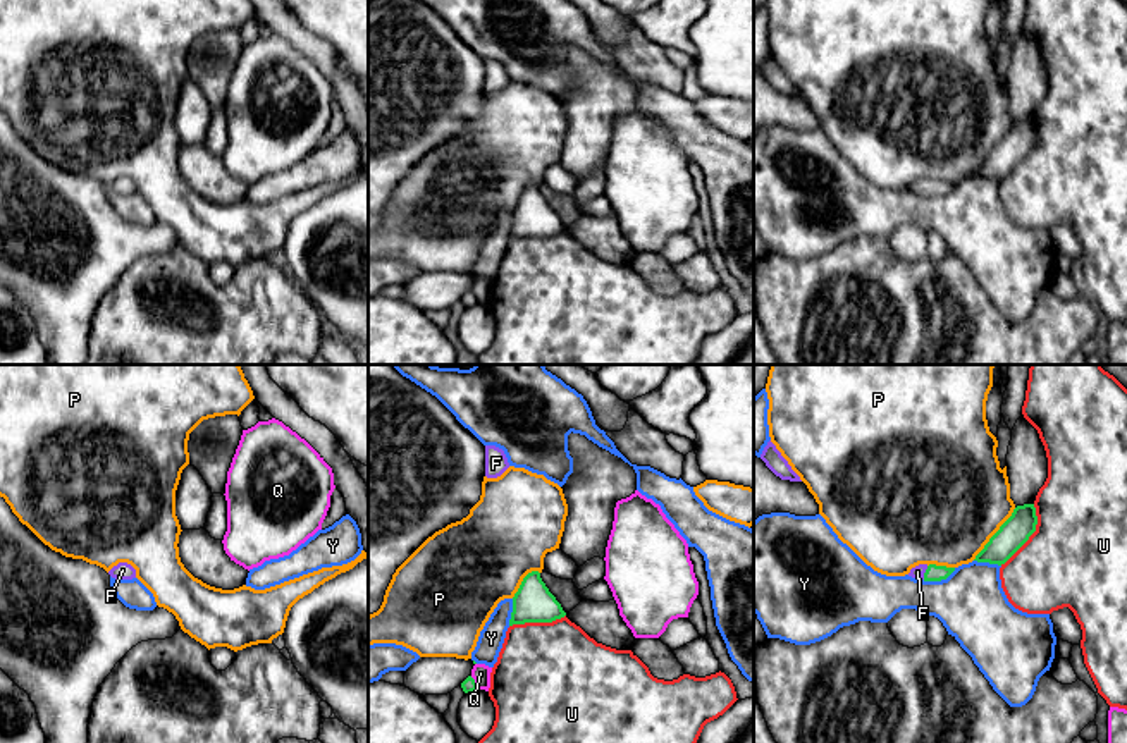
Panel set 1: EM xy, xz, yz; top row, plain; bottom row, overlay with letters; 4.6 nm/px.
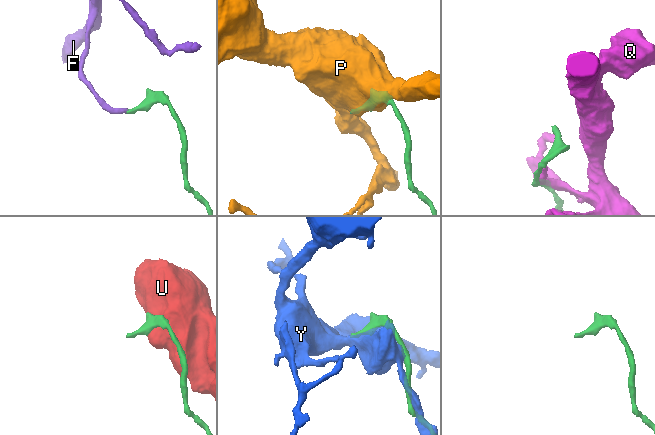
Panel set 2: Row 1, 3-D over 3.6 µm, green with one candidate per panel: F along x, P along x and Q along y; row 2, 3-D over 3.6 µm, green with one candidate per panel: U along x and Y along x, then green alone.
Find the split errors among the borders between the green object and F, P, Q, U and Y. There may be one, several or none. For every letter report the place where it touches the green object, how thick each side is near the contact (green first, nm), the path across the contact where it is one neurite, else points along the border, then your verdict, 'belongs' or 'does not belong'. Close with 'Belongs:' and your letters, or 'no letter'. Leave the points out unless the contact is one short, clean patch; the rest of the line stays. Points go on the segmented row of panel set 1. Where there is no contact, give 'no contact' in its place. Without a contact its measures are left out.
F: meets green in yz at (924, 573); 80 nm thick on the green side, 60 nm on the other; runs through yz (933, 573), (924, 573), (917, 571); belongs
P: meets green in yz at (995, 534); 140 nm thick on the green side, 500 nm on the other; does not belong
Q: meets green in xz at (475, 683); 70 nm thick on the green side, 90 nm on the other; does not belong
U: meets green in yz at (1031, 534); 140 nm thick on the green side, 460 nm on the other; does not belong
Y: meets green in yz at (938, 580); 80 nm thick on the green side, 320 nm on the other; does not belong
Belongs: F

